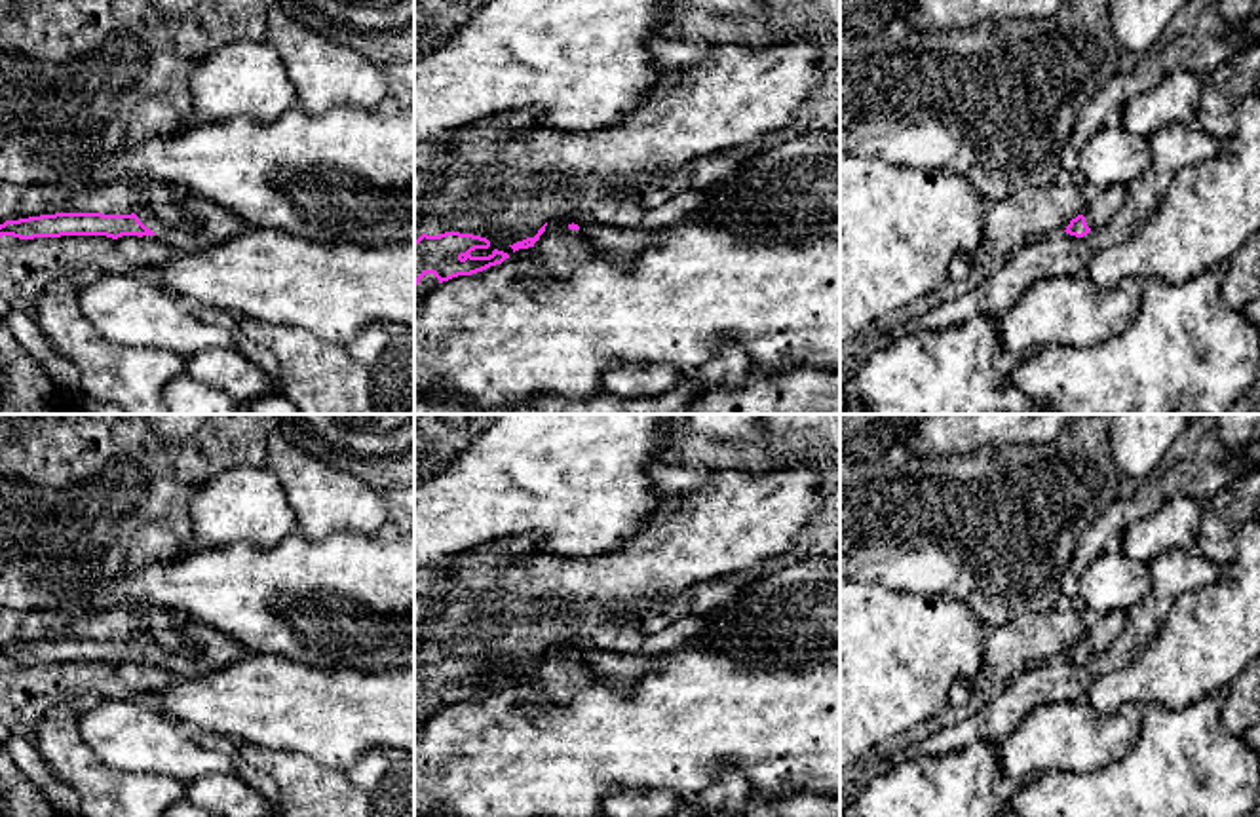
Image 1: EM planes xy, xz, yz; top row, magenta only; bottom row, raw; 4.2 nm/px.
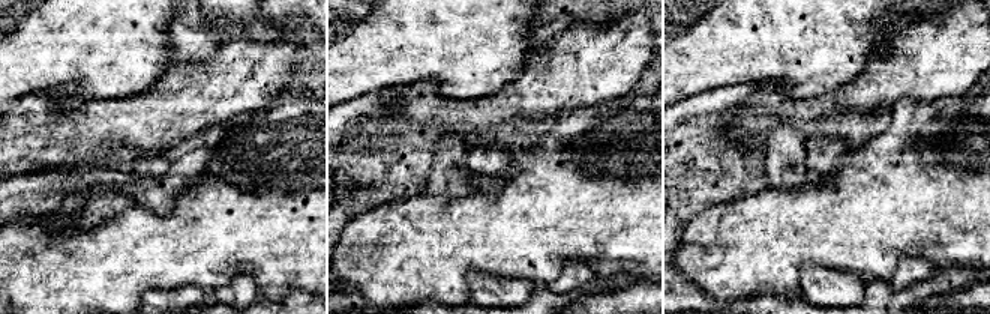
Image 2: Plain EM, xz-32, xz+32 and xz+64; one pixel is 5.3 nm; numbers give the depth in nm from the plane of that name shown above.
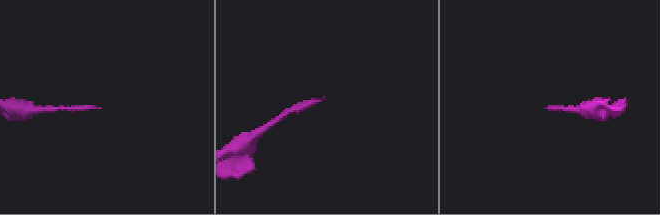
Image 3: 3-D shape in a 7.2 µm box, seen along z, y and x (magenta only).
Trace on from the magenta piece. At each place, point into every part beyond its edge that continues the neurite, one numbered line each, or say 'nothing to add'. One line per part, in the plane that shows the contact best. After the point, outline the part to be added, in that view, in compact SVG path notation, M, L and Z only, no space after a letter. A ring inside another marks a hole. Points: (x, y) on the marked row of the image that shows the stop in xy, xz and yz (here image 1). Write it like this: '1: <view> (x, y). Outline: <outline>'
1: xy (211, 223). Outline: M188 194L182 207L192 217L192 224L182 228L163 226L148 205L143 205L135 215L156 234L156 238L169 243L175 253L203 251L245 228L243 218L234 211L228 211L203 196Z

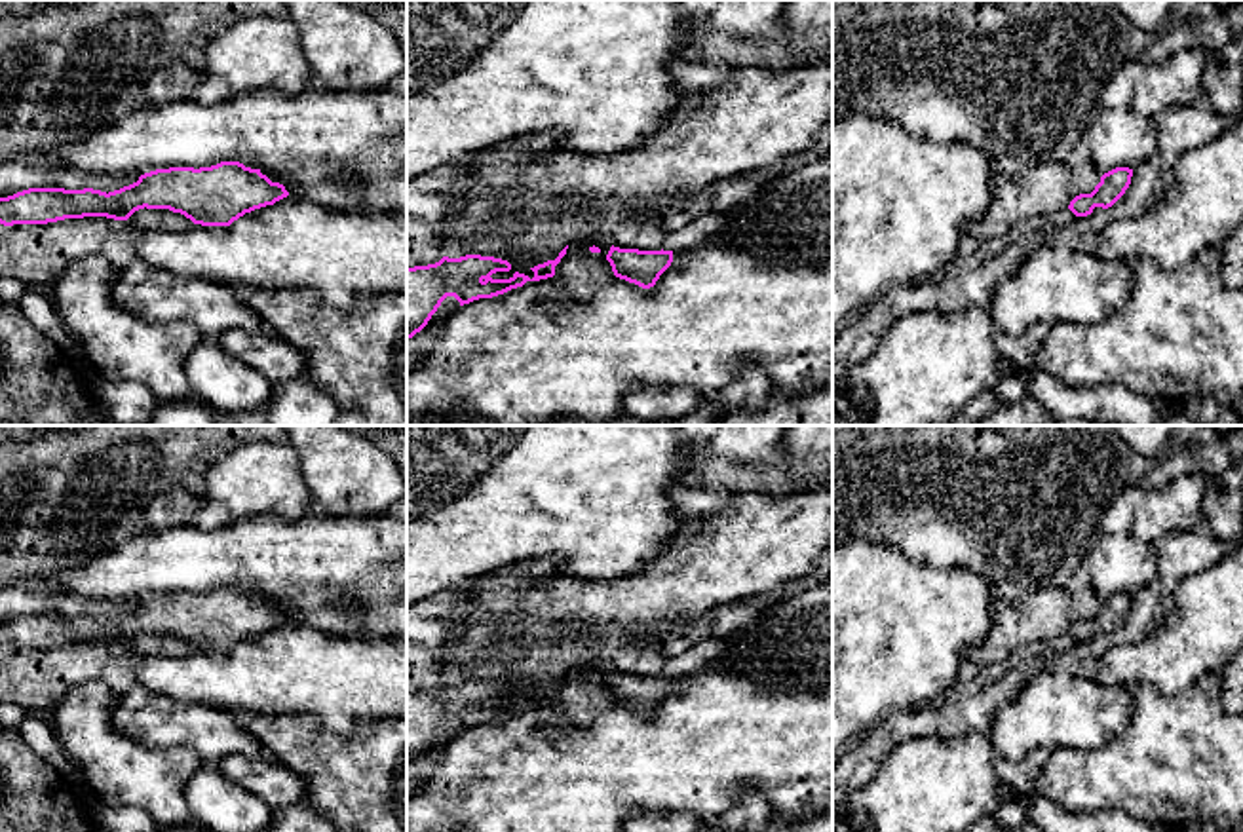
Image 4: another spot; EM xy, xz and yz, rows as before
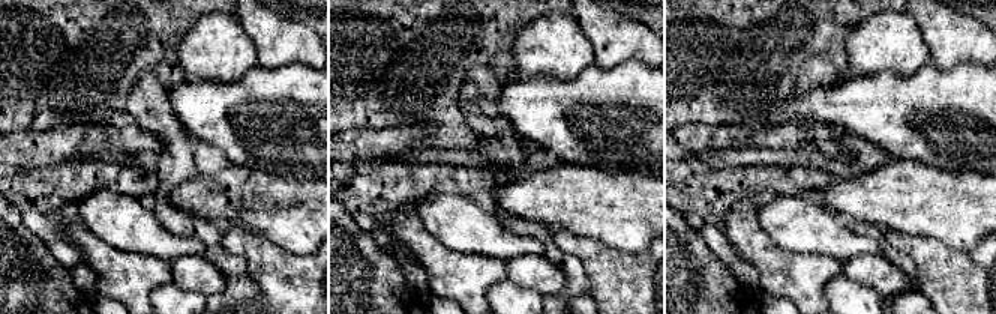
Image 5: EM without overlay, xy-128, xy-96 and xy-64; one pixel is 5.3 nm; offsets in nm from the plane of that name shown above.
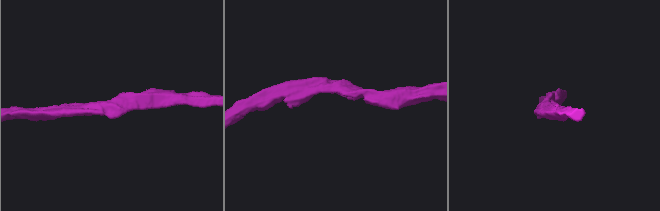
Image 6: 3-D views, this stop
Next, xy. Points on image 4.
nothing to add

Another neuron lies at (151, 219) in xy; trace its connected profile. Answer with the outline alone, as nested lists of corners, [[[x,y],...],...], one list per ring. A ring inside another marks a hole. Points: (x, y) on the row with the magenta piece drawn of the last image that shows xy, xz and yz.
[[[139,209],[129,218],[131,224],[154,232],[182,232],[194,222],[181,213],[169,209]]]

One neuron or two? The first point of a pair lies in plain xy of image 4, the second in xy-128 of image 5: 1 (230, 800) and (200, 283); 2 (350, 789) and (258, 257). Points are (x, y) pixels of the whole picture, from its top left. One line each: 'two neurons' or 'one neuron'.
1: two neurons
2: one neuron

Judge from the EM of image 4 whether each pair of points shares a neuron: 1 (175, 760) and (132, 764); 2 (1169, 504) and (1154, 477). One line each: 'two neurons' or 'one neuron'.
1: one neuron
2: two neurons

